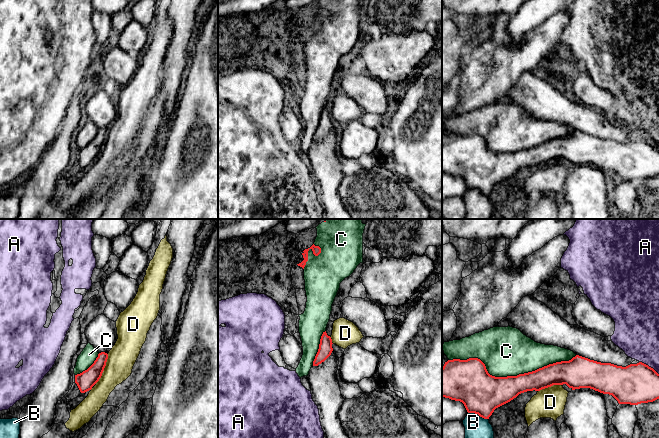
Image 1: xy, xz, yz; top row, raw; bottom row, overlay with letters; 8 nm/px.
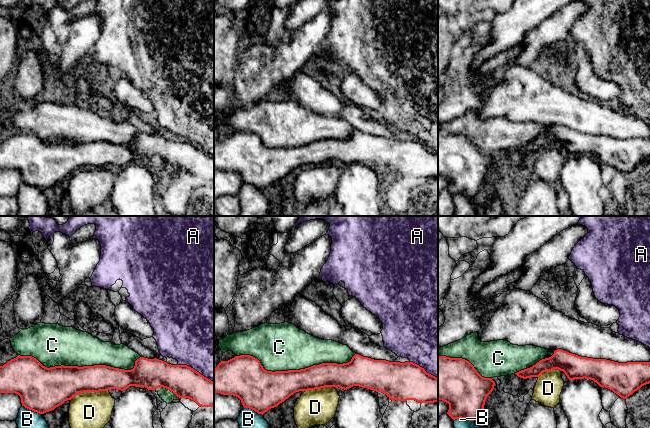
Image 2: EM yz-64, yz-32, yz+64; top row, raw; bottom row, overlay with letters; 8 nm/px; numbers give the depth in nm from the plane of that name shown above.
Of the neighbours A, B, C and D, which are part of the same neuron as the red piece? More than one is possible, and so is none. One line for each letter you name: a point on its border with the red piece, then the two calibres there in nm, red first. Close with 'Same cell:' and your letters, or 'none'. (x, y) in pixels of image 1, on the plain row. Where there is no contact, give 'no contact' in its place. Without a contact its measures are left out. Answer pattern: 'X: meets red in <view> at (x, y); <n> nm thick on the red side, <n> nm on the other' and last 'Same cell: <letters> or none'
Same cell: none

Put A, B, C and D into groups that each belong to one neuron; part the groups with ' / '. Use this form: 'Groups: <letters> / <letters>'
Groups: A / B / C / D

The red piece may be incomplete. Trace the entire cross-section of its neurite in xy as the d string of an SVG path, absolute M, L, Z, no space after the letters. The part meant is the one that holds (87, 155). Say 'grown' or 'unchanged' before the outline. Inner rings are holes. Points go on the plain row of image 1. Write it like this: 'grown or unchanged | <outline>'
unchanged | M101 128L94 139L85 147L75 151L75 159L81 169L85 169L99 157L106 142L108 130Z

